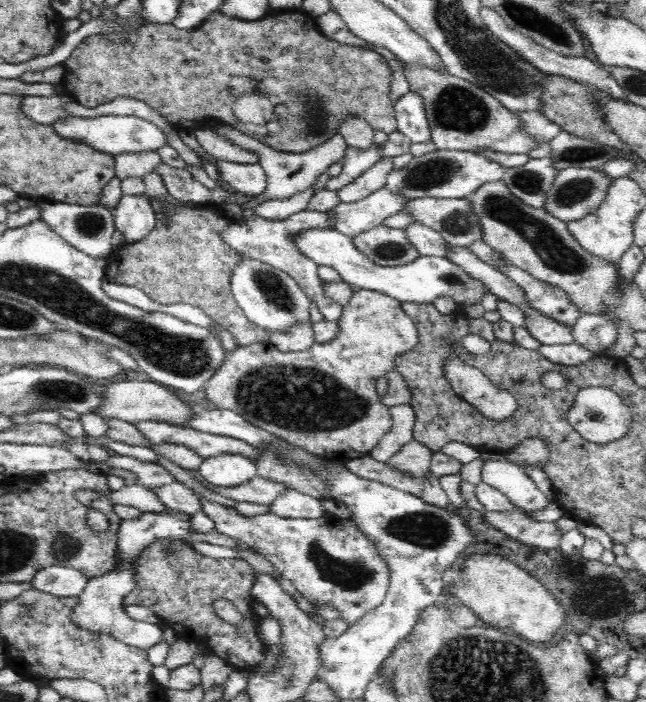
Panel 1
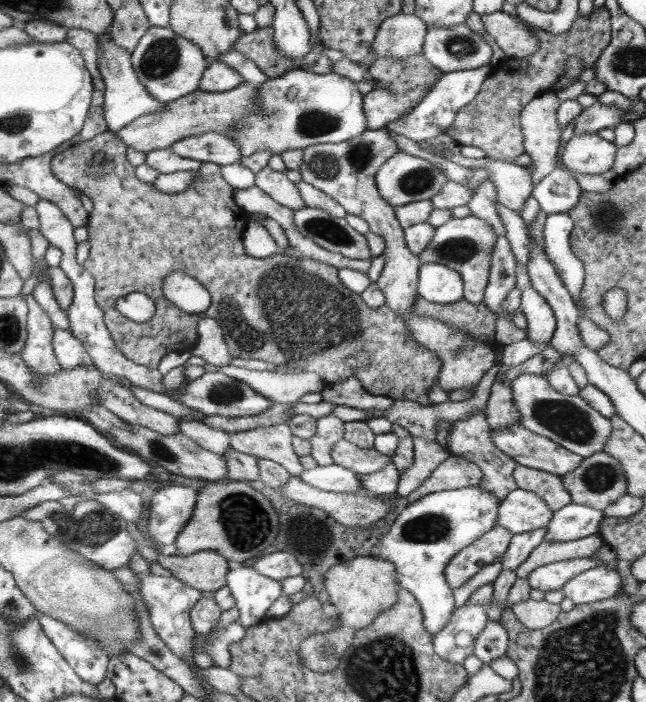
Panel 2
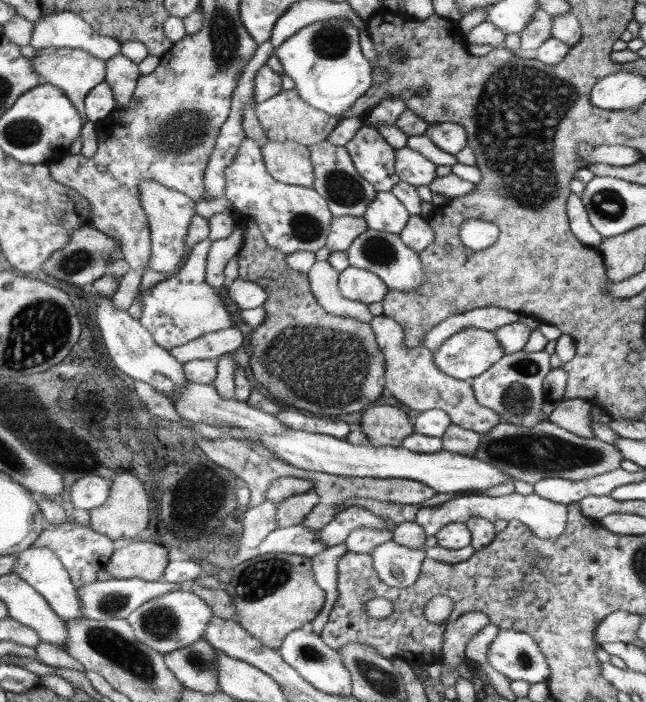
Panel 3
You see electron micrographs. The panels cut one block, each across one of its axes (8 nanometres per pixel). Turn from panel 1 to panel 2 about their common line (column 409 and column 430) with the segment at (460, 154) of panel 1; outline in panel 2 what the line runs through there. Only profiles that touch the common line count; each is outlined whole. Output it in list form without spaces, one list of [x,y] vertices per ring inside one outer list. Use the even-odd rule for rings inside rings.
[[[402,150],[394,153],[382,164],[375,176],[378,193],[392,207],[405,206],[412,202],[430,201],[434,194],[442,189],[442,185],[446,181],[448,181],[446,174],[438,166],[434,166],[432,162],[428,162],[424,158],[406,154]]]

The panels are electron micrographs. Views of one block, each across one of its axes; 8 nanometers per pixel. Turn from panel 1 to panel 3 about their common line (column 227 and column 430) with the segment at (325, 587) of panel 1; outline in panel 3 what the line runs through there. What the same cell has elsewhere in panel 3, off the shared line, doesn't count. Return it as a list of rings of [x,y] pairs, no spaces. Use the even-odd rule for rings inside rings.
[[[514,491],[512,494],[497,497],[478,495],[476,493],[458,496],[437,506],[420,507],[415,521],[424,527],[426,536],[435,536],[442,526],[446,526],[451,522],[465,523],[473,516],[484,517],[492,522],[498,519],[507,521],[516,519],[526,524],[536,536],[545,539],[557,537],[564,532],[567,523],[567,505],[546,500],[546,498],[542,498],[536,493],[524,496]]]

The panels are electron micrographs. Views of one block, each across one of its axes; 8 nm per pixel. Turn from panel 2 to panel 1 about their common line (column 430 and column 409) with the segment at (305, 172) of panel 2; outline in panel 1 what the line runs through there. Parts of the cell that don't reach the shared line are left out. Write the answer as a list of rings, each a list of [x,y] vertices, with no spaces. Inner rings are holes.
[[[360,289],[352,295],[352,298],[345,304],[342,309],[341,317],[338,322],[338,336],[330,342],[324,342],[324,344],[315,343],[308,350],[301,350],[298,352],[282,352],[269,343],[255,343],[250,346],[238,347],[236,350],[226,350],[224,354],[224,364],[220,366],[214,376],[210,380],[205,382],[202,396],[213,402],[220,409],[233,410],[234,412],[242,415],[250,424],[258,426],[262,430],[273,432],[276,436],[287,440],[291,444],[299,446],[309,453],[315,454],[319,457],[327,457],[329,460],[334,461],[348,461],[350,459],[362,458],[370,455],[370,452],[374,450],[375,446],[378,446],[378,442],[390,432],[392,428],[392,415],[390,407],[382,403],[382,399],[376,391],[376,380],[386,377],[386,374],[390,370],[396,368],[396,358],[410,352],[414,346],[419,344],[419,331],[416,328],[414,321],[403,311],[402,302],[386,296],[381,292],[375,290]]]

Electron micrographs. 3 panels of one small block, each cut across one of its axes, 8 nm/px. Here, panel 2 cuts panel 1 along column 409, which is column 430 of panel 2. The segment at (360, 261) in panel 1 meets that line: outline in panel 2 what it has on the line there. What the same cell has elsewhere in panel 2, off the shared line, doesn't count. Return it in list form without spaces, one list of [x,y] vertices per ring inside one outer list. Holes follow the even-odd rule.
[[[436,263],[421,264],[418,294],[428,302],[449,305],[463,297],[461,275],[448,266]]]

